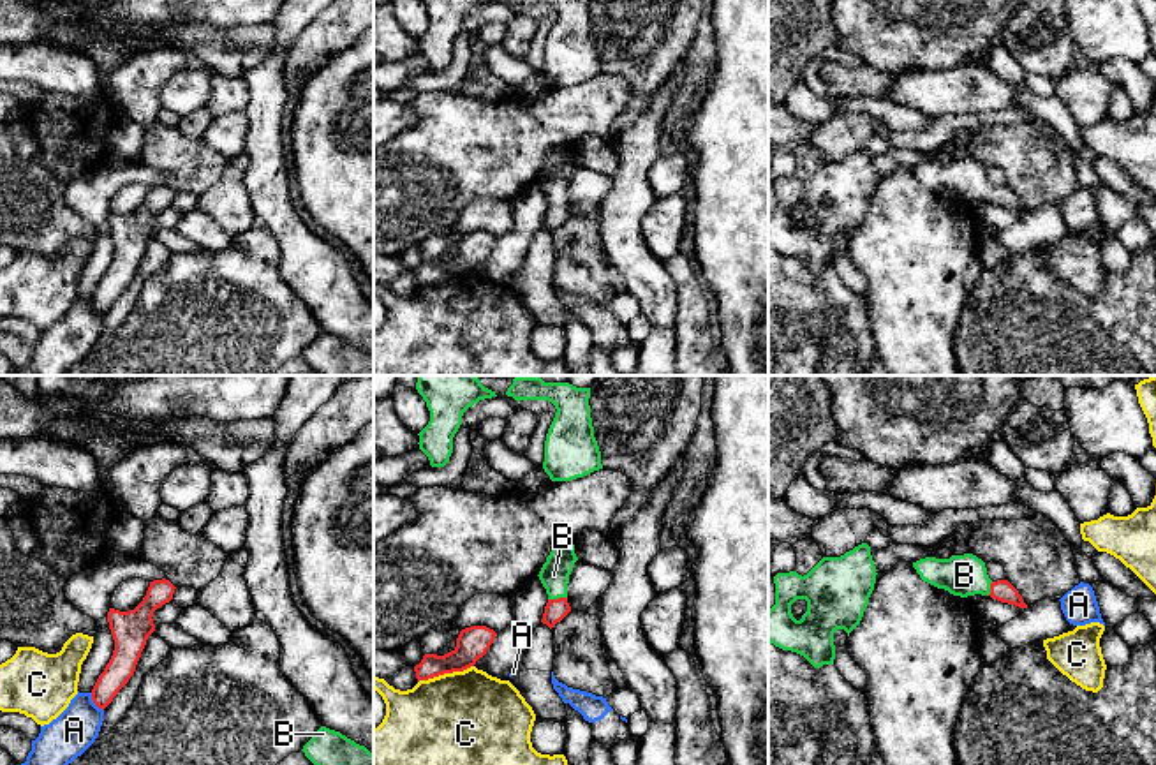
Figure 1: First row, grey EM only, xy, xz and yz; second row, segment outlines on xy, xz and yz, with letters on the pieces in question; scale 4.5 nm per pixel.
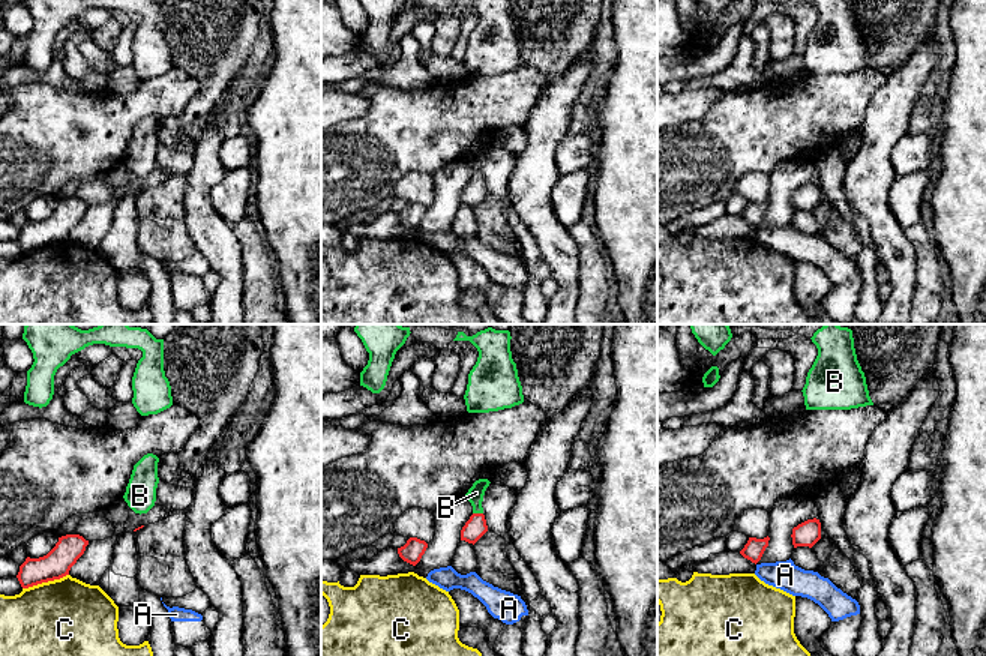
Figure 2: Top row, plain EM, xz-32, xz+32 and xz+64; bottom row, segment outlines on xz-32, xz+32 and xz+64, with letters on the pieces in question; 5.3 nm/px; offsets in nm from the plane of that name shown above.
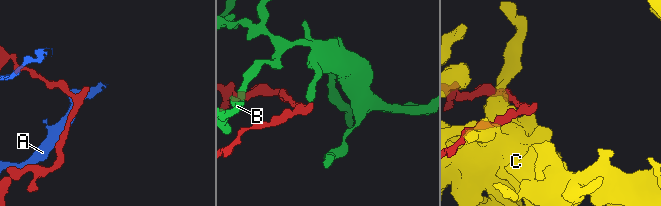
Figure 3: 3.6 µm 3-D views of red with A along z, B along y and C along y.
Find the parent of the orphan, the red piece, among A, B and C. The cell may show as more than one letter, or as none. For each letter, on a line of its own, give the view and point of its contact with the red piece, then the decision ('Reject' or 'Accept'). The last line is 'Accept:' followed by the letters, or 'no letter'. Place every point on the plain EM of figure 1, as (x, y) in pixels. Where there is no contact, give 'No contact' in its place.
A: Touches red at xy (94, 307). Reject
B: Touches red at xz (559, 203). Accept
C: Touches red at xz (444, 277). Reject
Accept: B

